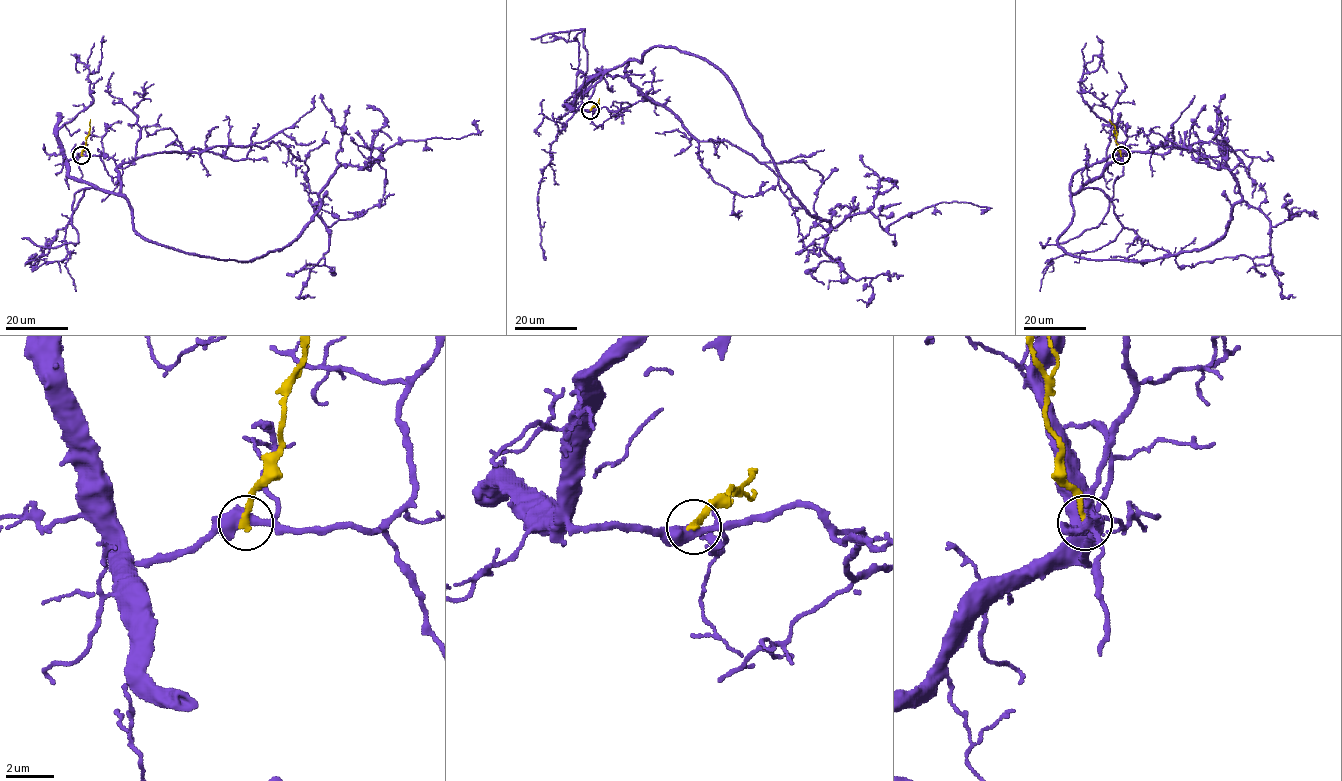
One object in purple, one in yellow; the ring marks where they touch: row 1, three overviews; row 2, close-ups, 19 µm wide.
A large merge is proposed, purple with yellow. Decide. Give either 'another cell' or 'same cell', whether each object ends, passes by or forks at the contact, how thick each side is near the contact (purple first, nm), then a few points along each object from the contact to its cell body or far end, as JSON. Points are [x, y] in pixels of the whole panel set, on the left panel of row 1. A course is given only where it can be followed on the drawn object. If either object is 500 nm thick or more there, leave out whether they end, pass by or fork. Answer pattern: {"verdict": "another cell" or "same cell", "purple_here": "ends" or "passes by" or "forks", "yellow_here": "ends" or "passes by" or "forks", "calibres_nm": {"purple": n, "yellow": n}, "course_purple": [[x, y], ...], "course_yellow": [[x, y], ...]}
{"verdict": "another cell", "purple_here": "passes by", "yellow_here": "ends", "calibres_nm": {"purple": 460, "yellow": 240}, "course_purple": [[81, 154], [67, 172], [122, 196], [144, 237], [252, 261], [300, 234], [340, 166], [479, 120]], "course_yellow": [[81, 154], [90, 119]]}

